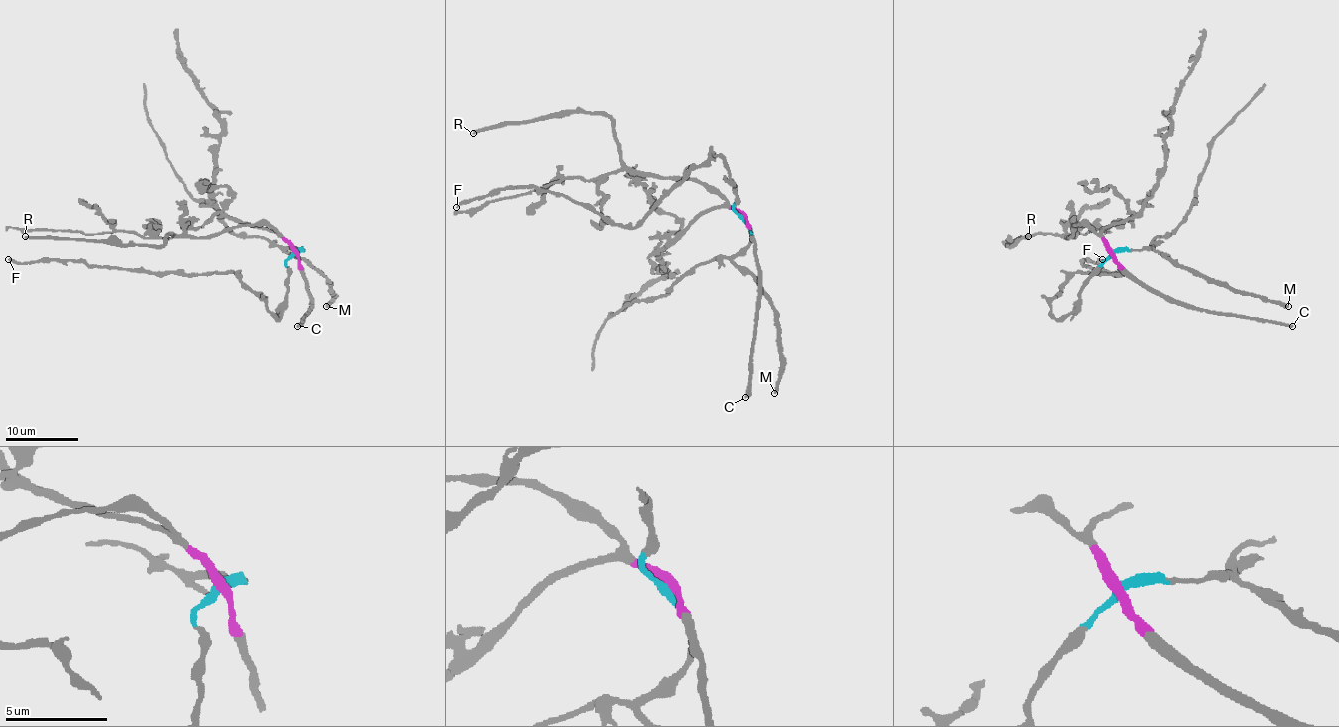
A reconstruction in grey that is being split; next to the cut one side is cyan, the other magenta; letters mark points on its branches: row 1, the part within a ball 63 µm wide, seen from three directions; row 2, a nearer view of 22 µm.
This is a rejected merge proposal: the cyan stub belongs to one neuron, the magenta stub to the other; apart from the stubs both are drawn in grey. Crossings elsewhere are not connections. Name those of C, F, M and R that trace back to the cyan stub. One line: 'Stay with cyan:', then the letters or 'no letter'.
Stay with cyan: F, M

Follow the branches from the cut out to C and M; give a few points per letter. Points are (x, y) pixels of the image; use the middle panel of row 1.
C: (743, 216), (754, 243), (759, 279), (752, 376), (744, 398)
M: (743, 216), (750, 228), (750, 241), (732, 259), (754, 278), (774, 310), (781, 369), (774, 392)

